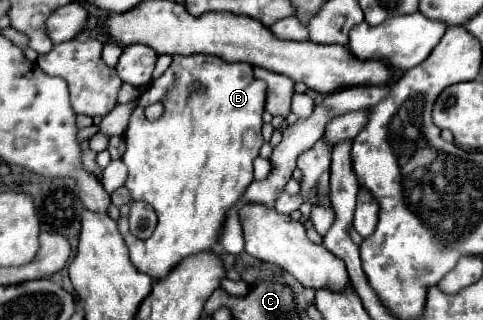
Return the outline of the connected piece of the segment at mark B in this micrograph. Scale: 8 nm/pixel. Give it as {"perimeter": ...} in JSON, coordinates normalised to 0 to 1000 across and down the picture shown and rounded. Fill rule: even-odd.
{"perimeter":[[[360,172],[360,191],[356,203],[331,238],[323,253],[311,259],[311,272],[302,278],[298,297],[290,297],[290,328],[282,334],[282,347],[273,353],[269,366],[269,391],[261,403],[261,472],[253,484],[253,503],[261,509],[265,522],[265,559],[261,559],[261,584],[269,591],[269,616],[277,628],[302,628],[319,647],[323,672],[327,672],[327,703],[315,728],[311,747],[294,753],[294,747],[282,747],[269,722],[265,722],[265,641],[253,641],[248,647],[248,684],[244,684],[244,716],[248,728],[257,734],[257,753],[261,753],[261,772],[269,778],[269,816],[277,822],[277,834],[302,859],[311,859],[315,872],[335,872],[344,866],[377,809],[393,803],[393,797],[410,797],[410,791],[443,791],[447,784],[447,766],[451,766],[451,734],[460,722],[460,703],[468,691],[468,666],[489,647],[509,597],[509,584],[522,572],[526,547],[522,547],[522,503],[534,491],[534,472],[547,447],[542,434],[542,416],[538,416],[538,397],[542,397],[542,347],[547,347],[547,316],[551,316],[551,259],[547,253],[534,253],[526,247],[522,234],[522,209],[513,197],[468,197],[460,191],[455,178],[435,178],[435,172],[393,172],[393,178],[369,178]],[[410,253],[418,266],[418,284],[414,291],[398,291],[393,284],[393,266]],[[331,316],[340,328],[340,359],[327,372],[327,378],[306,378],[298,366],[298,334],[315,328]]]}

